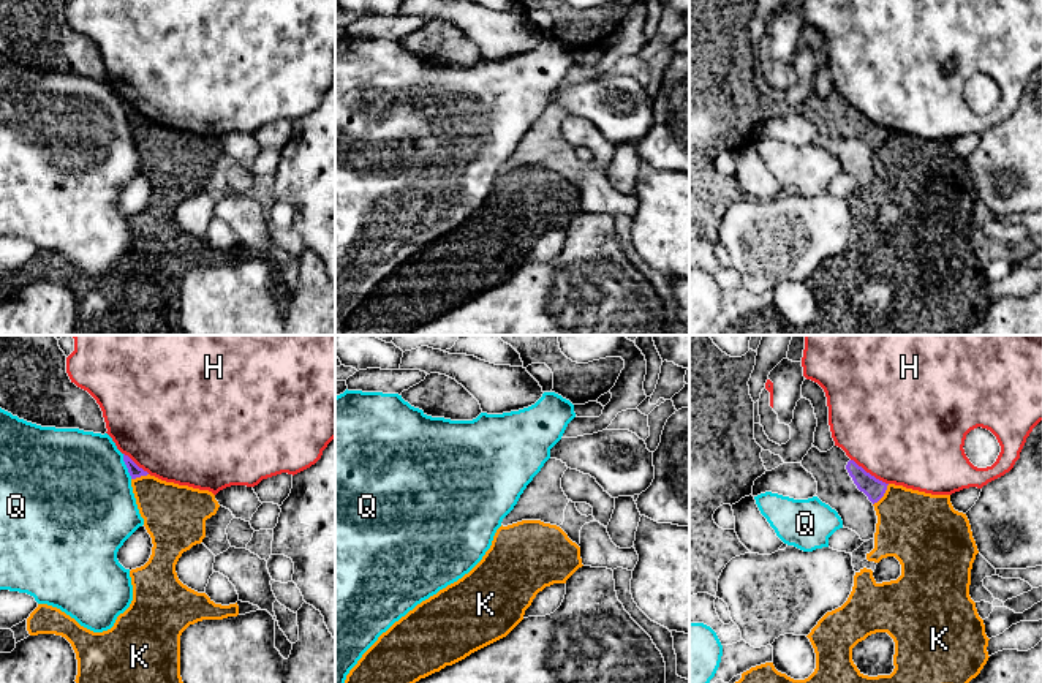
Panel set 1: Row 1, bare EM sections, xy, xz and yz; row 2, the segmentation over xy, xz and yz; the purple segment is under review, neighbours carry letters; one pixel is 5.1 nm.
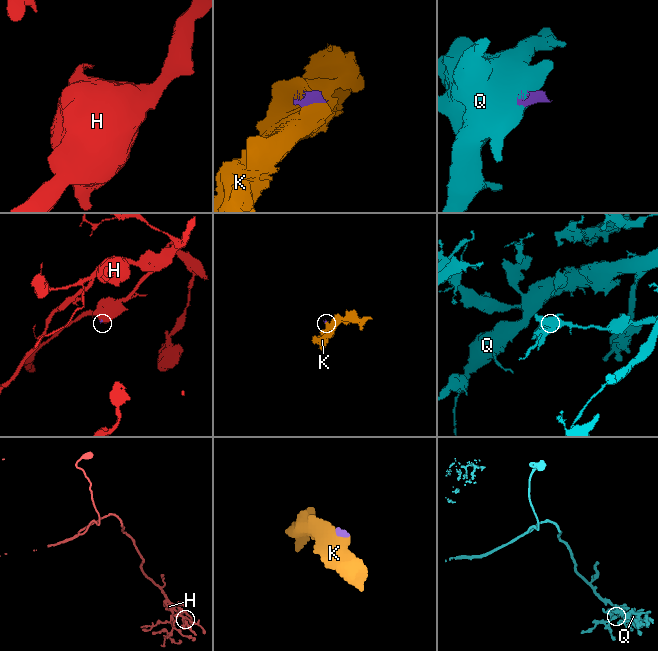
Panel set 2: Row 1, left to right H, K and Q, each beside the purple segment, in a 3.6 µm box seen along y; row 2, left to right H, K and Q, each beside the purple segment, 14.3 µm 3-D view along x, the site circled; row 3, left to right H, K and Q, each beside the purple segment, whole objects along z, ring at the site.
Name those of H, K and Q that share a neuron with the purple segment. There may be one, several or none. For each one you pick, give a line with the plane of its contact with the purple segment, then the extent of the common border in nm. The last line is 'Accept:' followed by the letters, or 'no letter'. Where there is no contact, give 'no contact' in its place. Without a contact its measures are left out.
Accept: no letter

